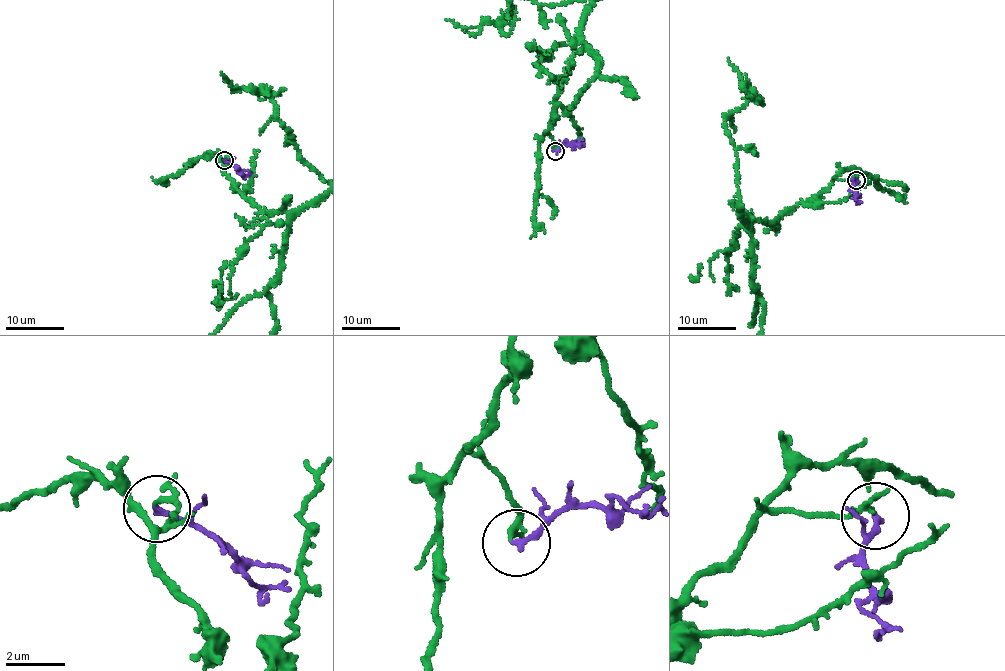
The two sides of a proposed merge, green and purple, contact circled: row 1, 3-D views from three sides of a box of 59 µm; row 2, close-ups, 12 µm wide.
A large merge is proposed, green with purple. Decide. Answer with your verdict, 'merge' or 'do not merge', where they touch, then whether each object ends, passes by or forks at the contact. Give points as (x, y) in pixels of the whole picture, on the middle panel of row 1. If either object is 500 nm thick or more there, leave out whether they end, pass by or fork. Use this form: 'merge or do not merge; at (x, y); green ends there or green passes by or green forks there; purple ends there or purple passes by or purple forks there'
do not merge; at (555, 151); green passes by; purple ends there

